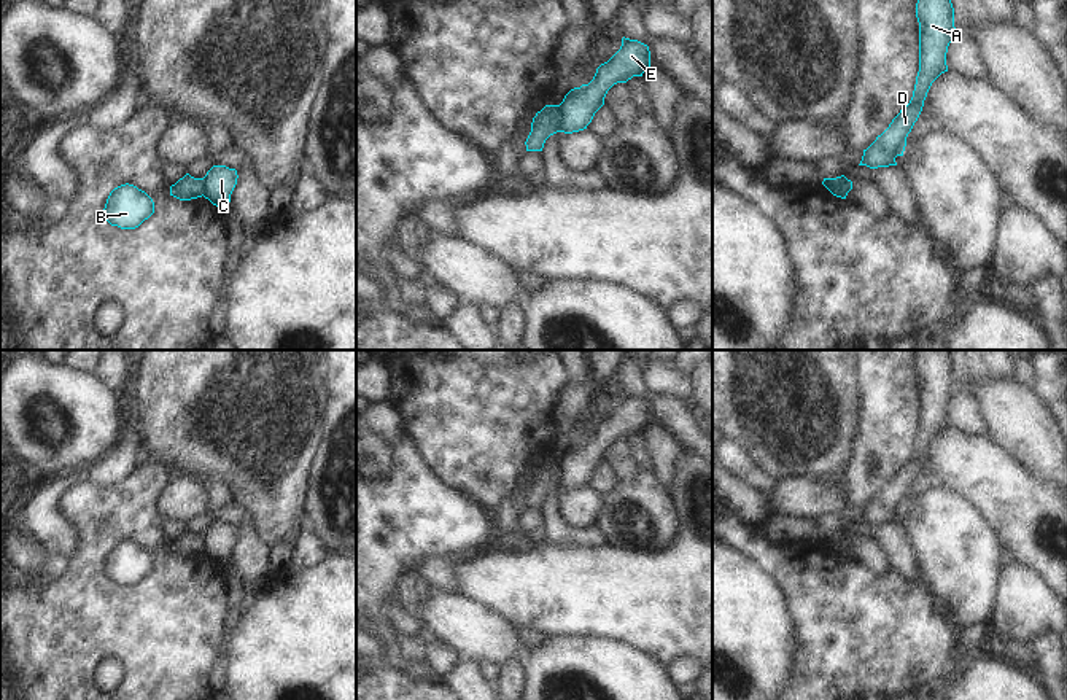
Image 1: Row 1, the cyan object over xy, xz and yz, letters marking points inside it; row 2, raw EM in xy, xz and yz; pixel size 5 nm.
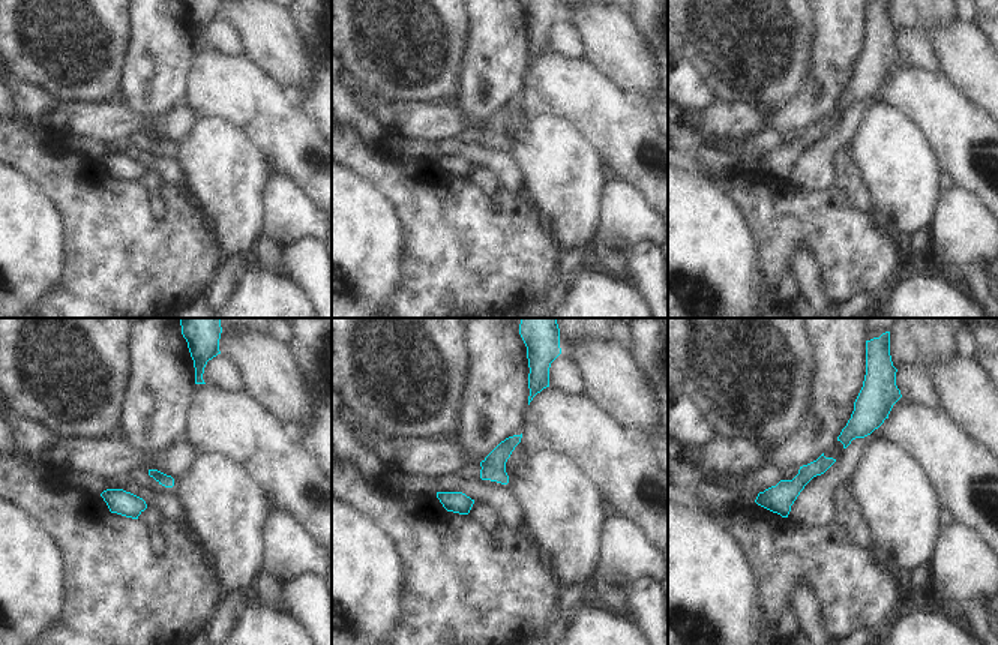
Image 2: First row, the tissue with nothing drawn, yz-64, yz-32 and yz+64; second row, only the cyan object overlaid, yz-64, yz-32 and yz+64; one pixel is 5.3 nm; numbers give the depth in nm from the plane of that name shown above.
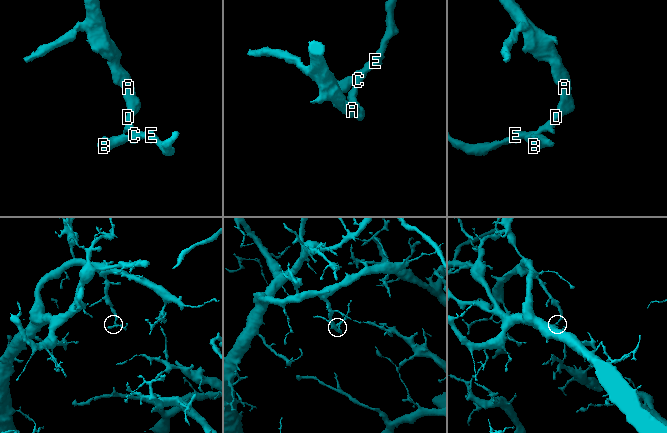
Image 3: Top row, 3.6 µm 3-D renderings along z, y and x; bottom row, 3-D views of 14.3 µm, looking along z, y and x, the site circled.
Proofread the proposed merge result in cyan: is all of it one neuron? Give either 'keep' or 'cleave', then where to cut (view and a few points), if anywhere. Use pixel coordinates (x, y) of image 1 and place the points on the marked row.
cleave | xz (557, 105), (560, 131)

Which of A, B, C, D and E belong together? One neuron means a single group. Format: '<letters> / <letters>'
A C D E / B

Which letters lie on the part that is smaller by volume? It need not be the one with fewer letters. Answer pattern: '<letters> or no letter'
B

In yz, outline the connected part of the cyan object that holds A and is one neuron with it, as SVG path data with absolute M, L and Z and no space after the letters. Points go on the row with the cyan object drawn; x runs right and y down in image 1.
M918 0L916 18L919 22L919 72L913 97L889 127L863 150L859 165L870 169L897 165L895 158L903 156L906 137L922 111L932 83L948 72L946 52L956 35L951 0Z

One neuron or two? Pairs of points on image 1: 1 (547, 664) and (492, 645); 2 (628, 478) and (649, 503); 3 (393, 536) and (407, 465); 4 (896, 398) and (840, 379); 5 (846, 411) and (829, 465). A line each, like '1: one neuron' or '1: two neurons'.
1: two neurons
2: one neuron
3: one neuron
4: two neurons
5: one neuron

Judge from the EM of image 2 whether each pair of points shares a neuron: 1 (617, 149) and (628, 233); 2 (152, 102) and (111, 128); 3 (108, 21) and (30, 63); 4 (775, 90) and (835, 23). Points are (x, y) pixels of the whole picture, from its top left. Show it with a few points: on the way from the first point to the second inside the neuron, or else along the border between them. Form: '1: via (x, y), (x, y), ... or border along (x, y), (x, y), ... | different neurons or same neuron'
1: border along (610, 176), (629, 182), (649, 203) | different neurons
2: border along (120, 98), (137, 113), (155, 116), (170, 111) | different neurons
3: via (89, 21), (50, 60) | same neuron
4: border along (812, 15), (812, 59), (803, 84) | different neurons

